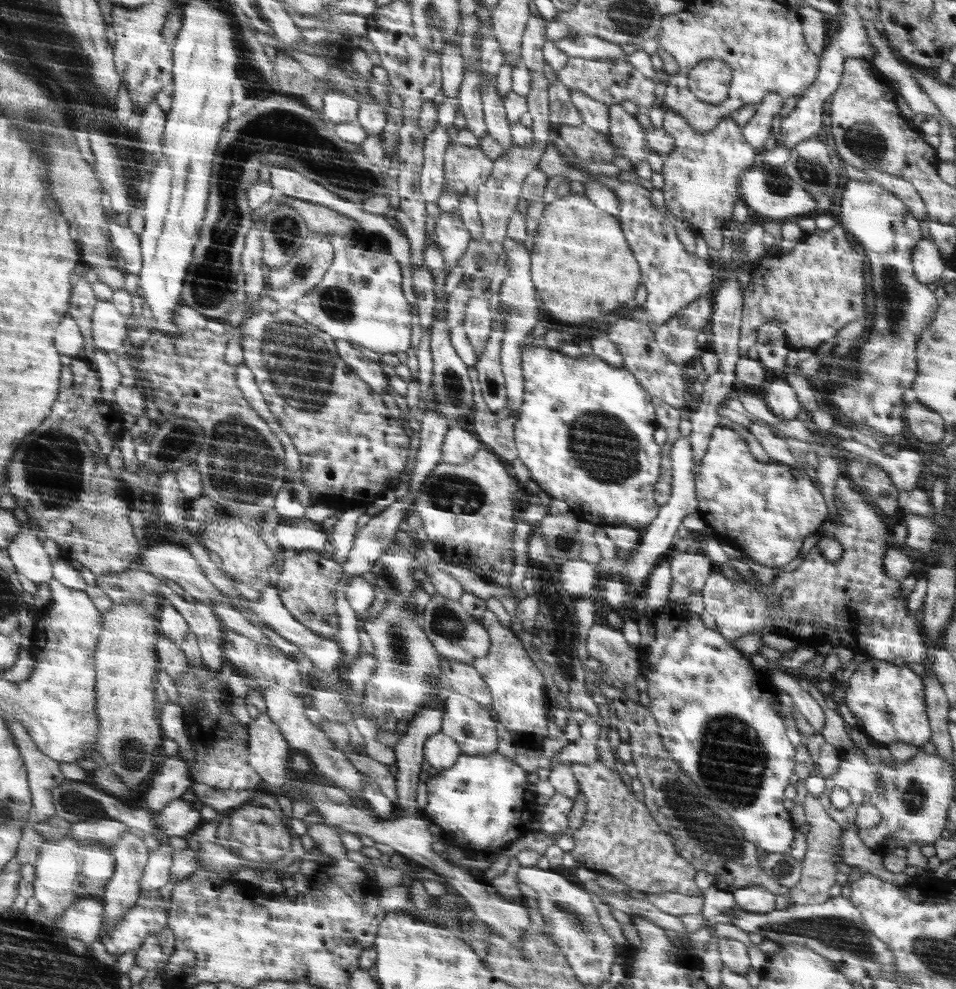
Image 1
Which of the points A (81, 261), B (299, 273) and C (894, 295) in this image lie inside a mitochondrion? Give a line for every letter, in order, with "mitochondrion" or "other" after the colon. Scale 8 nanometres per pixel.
A: other
B: mitochondrion
C: mitochondrion

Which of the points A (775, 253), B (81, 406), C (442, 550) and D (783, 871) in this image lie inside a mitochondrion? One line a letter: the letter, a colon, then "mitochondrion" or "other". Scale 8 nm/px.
A: other
B: other
C: other
D: mitochondrion

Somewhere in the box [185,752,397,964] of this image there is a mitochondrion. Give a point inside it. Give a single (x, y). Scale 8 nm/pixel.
(257, 833)

